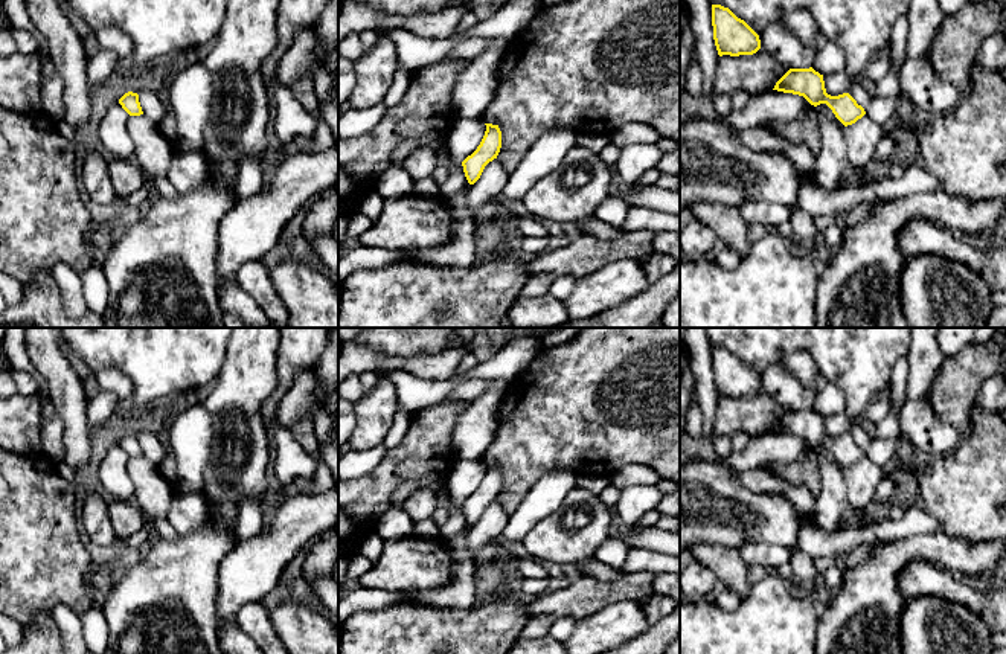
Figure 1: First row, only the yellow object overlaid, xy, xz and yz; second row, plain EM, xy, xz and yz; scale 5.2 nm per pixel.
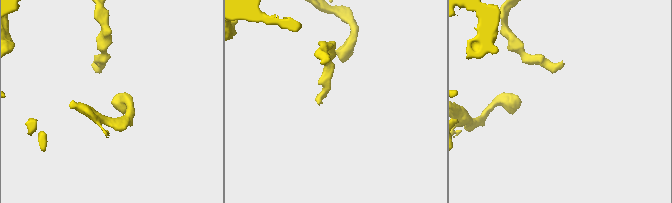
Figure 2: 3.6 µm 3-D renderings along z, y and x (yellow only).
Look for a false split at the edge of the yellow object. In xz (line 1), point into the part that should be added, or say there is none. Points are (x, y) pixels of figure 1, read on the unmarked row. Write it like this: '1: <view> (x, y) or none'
1: none

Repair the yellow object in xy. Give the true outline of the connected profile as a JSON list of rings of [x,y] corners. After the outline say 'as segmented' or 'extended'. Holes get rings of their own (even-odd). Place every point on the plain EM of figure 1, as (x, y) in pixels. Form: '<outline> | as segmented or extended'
[[[133,433],[125,434],[125,436],[119,441],[119,445],[122,447],[122,450],[123,450],[130,457],[140,457],[140,456],[143,456],[137,434],[133,434]]] | as segmented

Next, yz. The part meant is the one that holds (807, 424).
[[[812,409],[790,410],[773,431],[803,438],[814,448],[826,445],[844,468],[855,465],[866,456],[864,450],[849,434],[828,436],[823,416]]] | as segmented

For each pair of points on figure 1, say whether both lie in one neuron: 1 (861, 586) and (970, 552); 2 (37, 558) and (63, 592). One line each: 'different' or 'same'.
1: same
2: same

